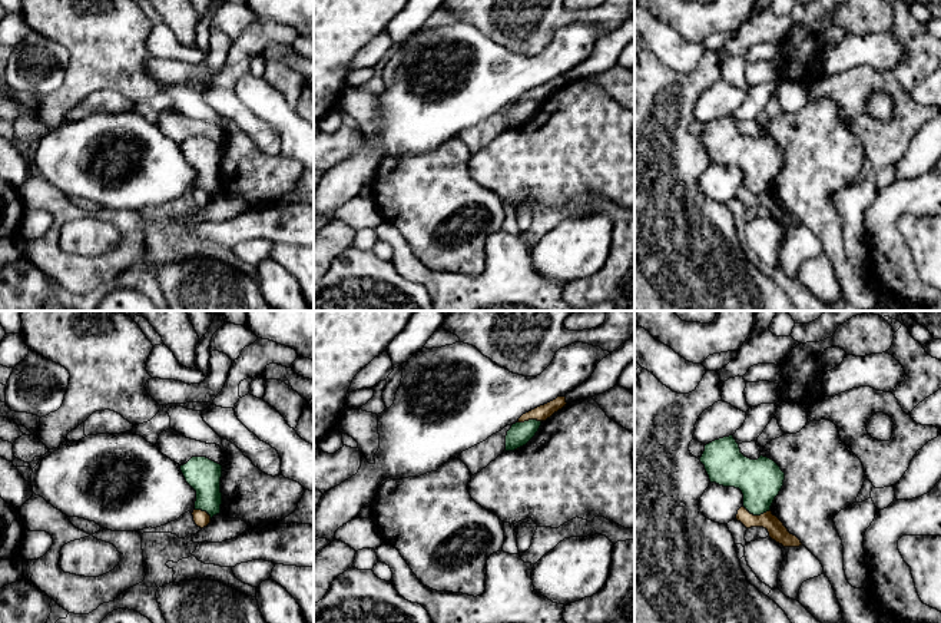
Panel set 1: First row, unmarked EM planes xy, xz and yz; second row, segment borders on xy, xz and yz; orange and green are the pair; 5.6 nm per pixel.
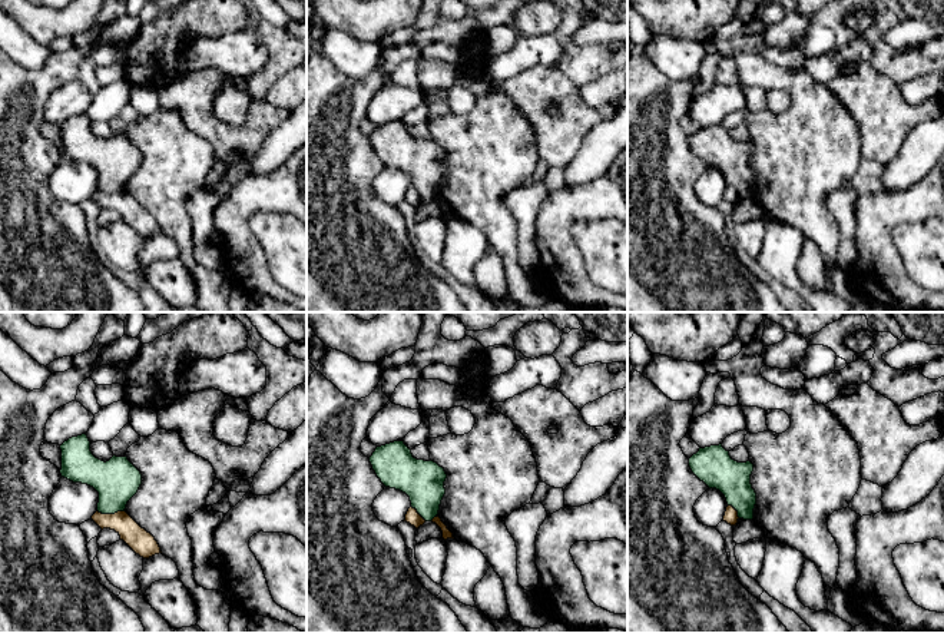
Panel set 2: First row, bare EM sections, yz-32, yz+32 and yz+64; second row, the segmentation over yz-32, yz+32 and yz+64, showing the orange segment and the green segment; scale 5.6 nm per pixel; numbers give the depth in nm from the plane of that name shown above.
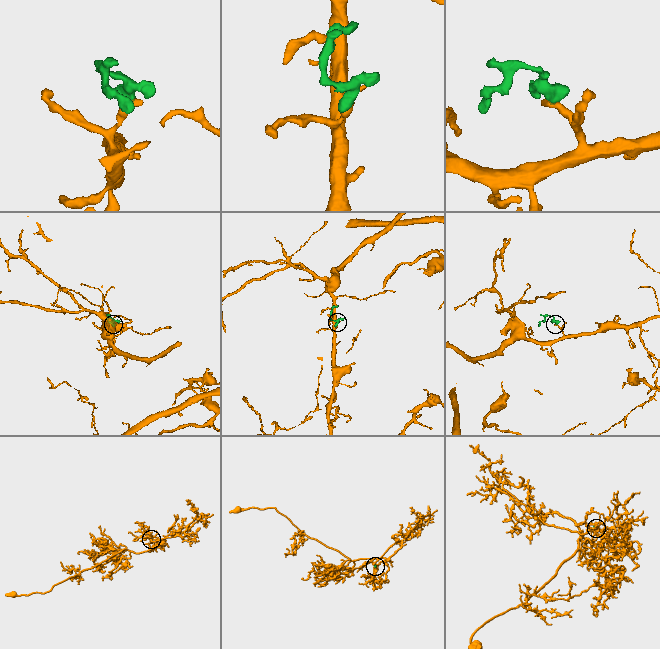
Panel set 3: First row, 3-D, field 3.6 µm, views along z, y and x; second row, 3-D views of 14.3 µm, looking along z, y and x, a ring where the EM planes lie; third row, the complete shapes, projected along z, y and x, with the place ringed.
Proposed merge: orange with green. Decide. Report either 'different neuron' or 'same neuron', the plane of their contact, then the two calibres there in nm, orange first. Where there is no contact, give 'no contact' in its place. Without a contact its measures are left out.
different neuron | yz | 100/240 nm

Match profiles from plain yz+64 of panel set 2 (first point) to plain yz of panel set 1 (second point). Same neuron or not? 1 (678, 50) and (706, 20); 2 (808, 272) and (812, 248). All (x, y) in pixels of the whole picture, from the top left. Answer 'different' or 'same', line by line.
1: different
2: different

